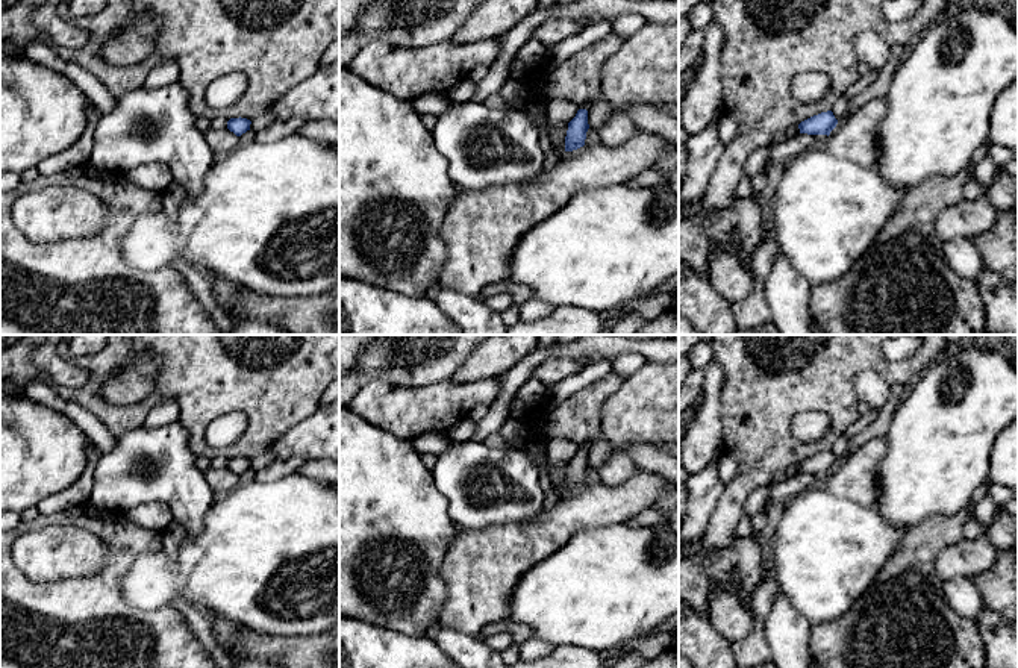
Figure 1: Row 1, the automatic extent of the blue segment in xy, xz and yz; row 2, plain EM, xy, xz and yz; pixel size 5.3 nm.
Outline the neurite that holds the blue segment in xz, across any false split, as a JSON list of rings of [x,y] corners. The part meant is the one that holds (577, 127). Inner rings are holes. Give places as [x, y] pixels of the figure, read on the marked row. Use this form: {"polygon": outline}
{"polygon": [[[579,109],[576,117],[568,123],[565,151],[573,151],[583,147],[588,129],[588,111]]]}

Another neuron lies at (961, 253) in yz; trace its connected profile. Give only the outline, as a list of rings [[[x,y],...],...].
[[[954,238],[944,242],[944,256],[948,267],[963,279],[976,280],[983,270],[983,259],[973,239]]]

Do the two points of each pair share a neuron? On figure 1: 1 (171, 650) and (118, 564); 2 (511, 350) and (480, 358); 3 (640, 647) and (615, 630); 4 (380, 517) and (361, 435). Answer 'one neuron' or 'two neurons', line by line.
1: one neuron
2: one neuron
3: two neurons
4: one neuron

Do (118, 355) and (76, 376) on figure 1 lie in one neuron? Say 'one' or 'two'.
two

